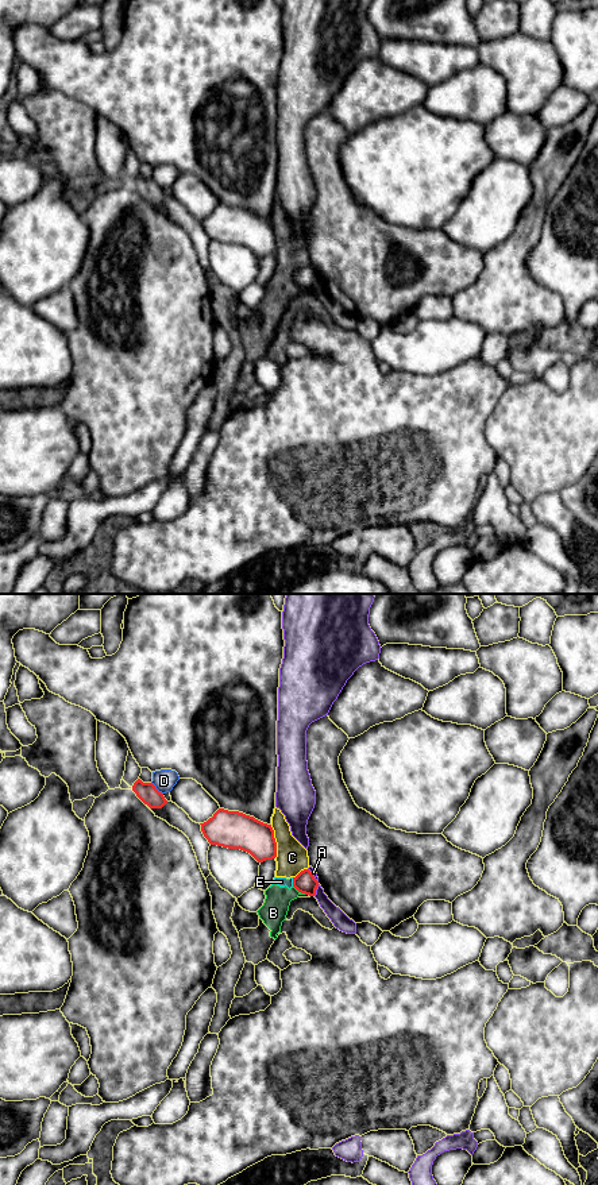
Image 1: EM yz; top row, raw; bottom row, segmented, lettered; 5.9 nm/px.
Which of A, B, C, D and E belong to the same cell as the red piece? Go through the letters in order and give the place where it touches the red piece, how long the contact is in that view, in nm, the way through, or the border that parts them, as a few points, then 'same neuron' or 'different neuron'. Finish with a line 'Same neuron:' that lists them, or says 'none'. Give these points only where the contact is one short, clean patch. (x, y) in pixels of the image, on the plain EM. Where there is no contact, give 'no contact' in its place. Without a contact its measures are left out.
A: yz (316, 284) | 80 nm | different neuron
B: yz (300, 286) | 90 nm | along yz (293, 281), (305, 289) | different neuron
C: yz (274, 236) | 200 nm | along yz (270, 220), (274, 228), (276, 253) | different neuron
D: yz (155, 184) | 100 nm | different neuron
E: yz (293, 277) | 60 nm | along yz (292, 273), (293, 281) | different neuron
Same neuron: none

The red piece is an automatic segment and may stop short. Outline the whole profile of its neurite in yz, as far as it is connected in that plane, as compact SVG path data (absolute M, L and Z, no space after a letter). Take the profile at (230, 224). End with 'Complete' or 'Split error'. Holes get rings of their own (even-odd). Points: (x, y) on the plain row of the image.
M219 204L212 213L200 219L211 240L240 244L258 258L277 252L277 238L271 220L239 206Z. Complete

